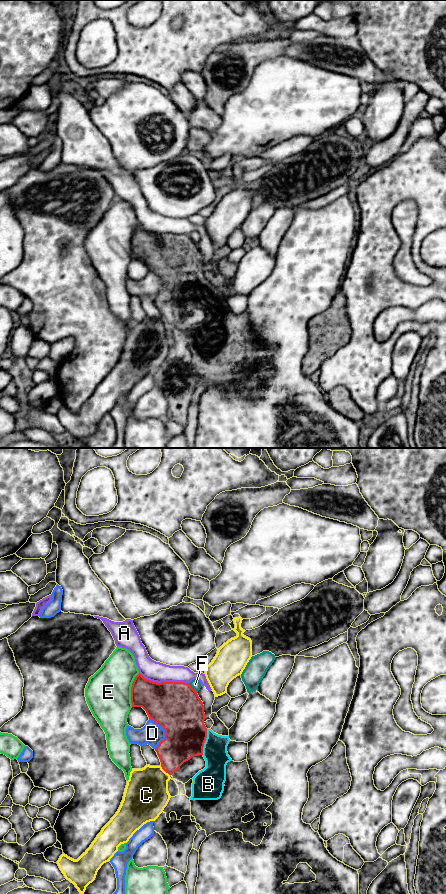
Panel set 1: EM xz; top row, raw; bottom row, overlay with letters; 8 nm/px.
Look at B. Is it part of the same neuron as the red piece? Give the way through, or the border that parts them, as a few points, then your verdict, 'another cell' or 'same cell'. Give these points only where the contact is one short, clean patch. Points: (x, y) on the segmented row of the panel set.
way xz (183, 719), (204, 742), (215, 753); same cell

